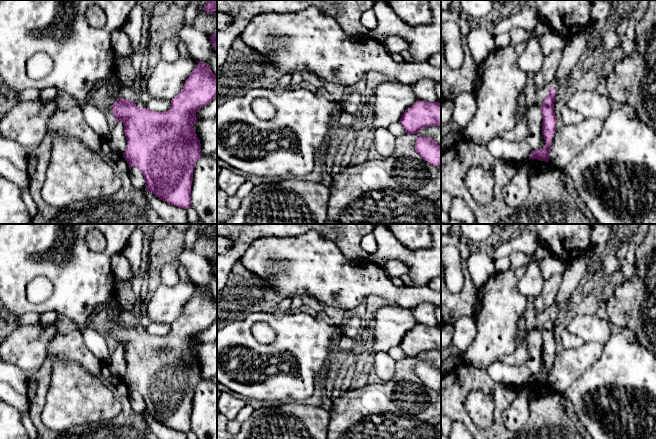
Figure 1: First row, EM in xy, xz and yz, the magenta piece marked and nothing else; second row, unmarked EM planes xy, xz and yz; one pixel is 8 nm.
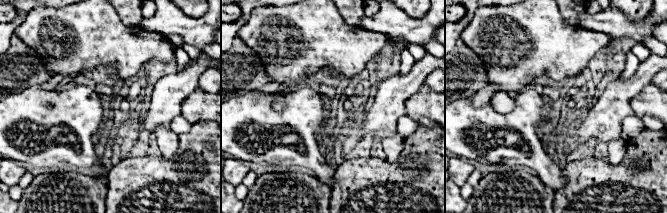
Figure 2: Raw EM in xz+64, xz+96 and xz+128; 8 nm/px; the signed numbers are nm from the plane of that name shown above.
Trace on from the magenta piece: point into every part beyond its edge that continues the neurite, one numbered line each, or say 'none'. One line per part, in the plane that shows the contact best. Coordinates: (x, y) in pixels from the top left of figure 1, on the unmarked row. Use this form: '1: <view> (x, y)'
none

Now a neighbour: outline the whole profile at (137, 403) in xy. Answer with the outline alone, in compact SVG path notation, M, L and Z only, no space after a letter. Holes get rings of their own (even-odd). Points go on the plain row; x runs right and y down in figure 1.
M130 391L129 395L129 402L134 412L141 415L145 411L145 402L140 393L136 391Z

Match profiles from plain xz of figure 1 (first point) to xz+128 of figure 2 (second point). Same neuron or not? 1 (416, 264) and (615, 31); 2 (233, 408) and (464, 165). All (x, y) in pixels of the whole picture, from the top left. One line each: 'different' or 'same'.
1: same
2: same

